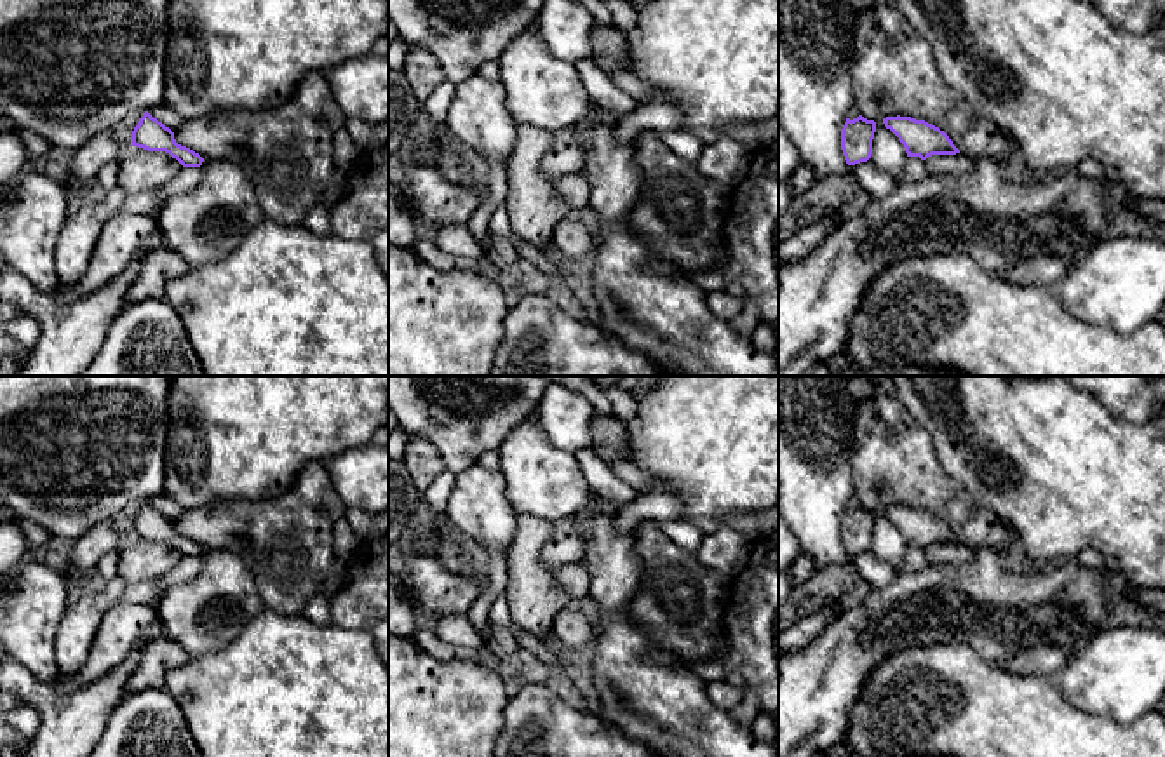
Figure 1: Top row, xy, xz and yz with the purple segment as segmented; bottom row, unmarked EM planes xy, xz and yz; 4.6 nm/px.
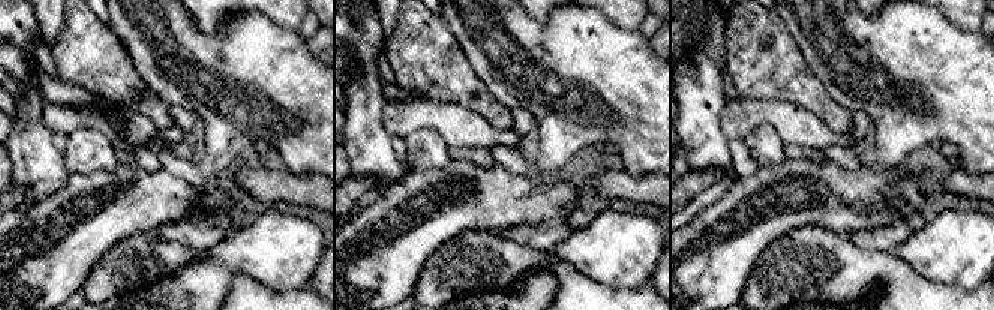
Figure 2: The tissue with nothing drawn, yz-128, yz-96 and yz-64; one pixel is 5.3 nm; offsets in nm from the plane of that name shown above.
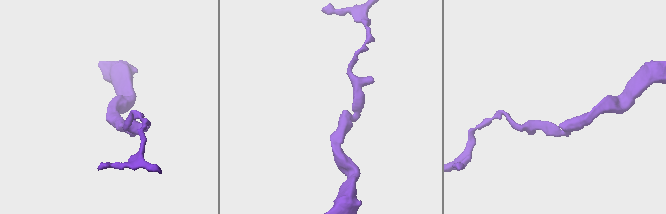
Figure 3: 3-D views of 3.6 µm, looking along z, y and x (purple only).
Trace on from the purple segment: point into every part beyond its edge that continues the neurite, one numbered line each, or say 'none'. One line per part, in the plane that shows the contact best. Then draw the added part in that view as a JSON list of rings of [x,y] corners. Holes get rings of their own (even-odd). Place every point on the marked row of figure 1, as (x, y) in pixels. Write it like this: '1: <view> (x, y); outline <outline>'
none

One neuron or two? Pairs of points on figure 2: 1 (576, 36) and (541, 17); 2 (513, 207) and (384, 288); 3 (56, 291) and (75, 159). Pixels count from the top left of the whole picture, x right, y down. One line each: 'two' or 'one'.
1: two
2: one
3: two

